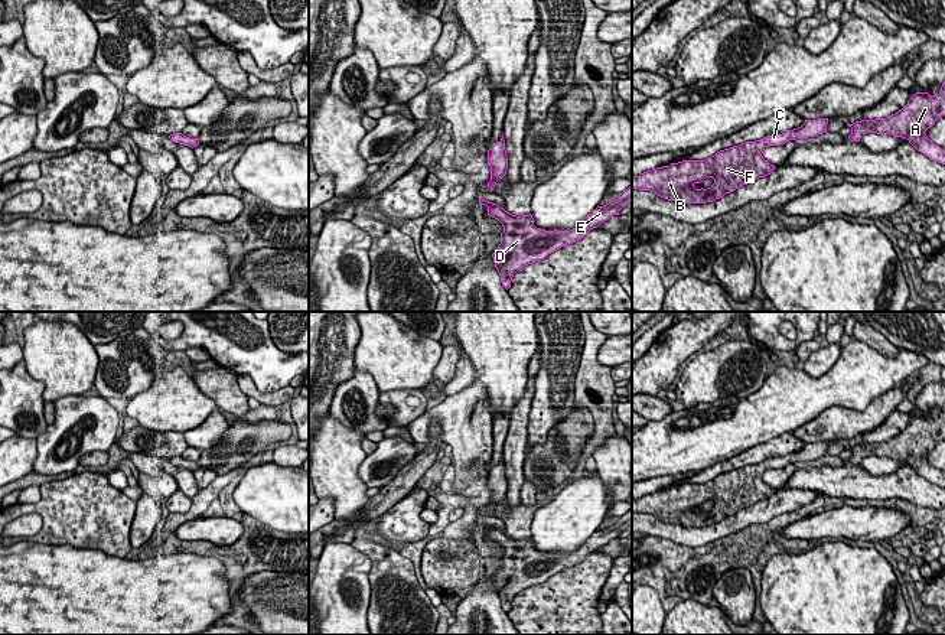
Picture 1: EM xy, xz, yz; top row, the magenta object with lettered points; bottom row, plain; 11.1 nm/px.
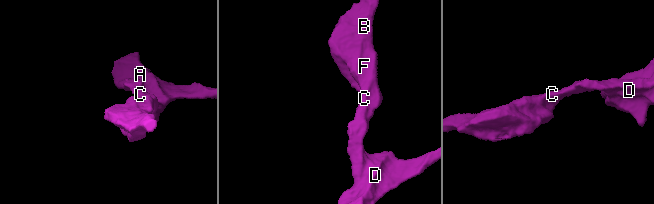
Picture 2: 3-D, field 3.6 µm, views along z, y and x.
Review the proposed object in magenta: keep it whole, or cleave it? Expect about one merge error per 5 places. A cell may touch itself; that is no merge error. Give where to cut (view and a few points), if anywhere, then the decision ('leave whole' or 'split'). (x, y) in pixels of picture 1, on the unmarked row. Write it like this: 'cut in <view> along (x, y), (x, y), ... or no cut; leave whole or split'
no cut; leave whole

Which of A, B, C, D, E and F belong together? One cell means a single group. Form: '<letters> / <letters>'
A B C D E F

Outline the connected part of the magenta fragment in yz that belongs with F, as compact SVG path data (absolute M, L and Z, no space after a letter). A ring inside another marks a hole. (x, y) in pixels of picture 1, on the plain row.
M828 442L805 443L798 452L720 473L706 483L682 483L656 491L632 499L632 511L651 514L664 522L684 527L713 525L775 494L775 489L762 479L768 469L815 460L827 455L827 447ZM706 501L713 501L714 507L707 512L695 512L694 508Z

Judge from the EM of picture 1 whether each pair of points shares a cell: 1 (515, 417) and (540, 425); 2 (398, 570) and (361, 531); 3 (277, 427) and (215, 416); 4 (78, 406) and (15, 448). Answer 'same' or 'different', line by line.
1: different
2: same
3: different
4: different

